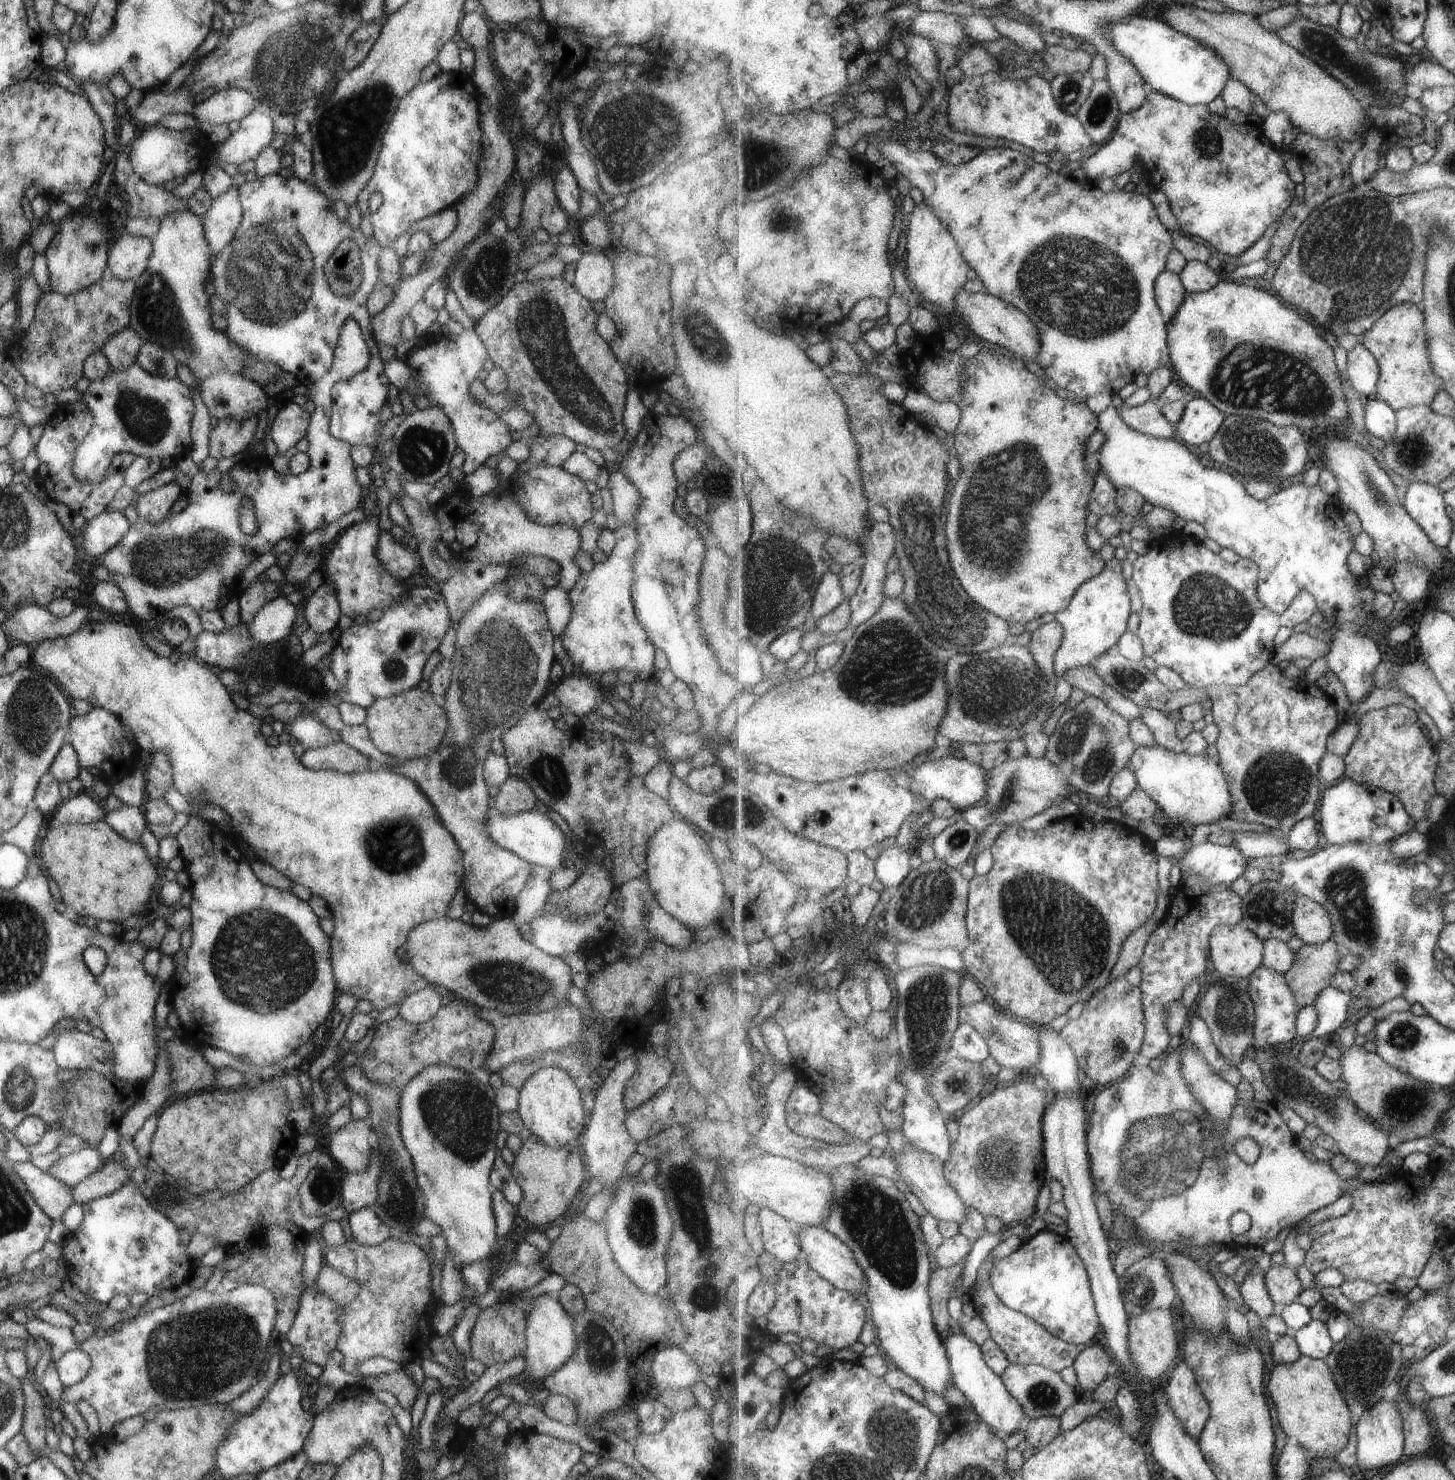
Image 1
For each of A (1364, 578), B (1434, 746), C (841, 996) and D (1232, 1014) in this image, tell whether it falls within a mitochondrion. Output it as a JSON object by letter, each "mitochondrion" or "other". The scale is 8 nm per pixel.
{"A":"other","B":"other","C":"other","D":"mitochondrion"}

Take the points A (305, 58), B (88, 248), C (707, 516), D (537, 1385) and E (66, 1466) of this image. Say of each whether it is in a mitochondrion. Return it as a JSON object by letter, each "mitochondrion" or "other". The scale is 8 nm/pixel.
{"A":"mitochondrion","B":"mitochondrion","C":"other","D":"other","E":"other"}

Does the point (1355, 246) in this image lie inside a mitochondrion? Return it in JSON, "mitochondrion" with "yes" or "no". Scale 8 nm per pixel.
{"mitochondrion":"yes"}

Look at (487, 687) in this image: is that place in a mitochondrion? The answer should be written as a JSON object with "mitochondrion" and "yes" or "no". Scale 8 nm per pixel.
{"mitochondrion":"yes"}

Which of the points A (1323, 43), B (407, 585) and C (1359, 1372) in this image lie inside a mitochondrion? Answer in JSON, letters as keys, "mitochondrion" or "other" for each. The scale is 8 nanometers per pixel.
{"A":"mitochondrion","B":"other","C":"mitochondrion"}

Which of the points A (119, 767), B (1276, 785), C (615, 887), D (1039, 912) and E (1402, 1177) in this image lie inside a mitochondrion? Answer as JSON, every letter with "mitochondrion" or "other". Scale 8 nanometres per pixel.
{"A":"other","B":"mitochondrion","C":"other","D":"mitochondrion","E":"other"}

